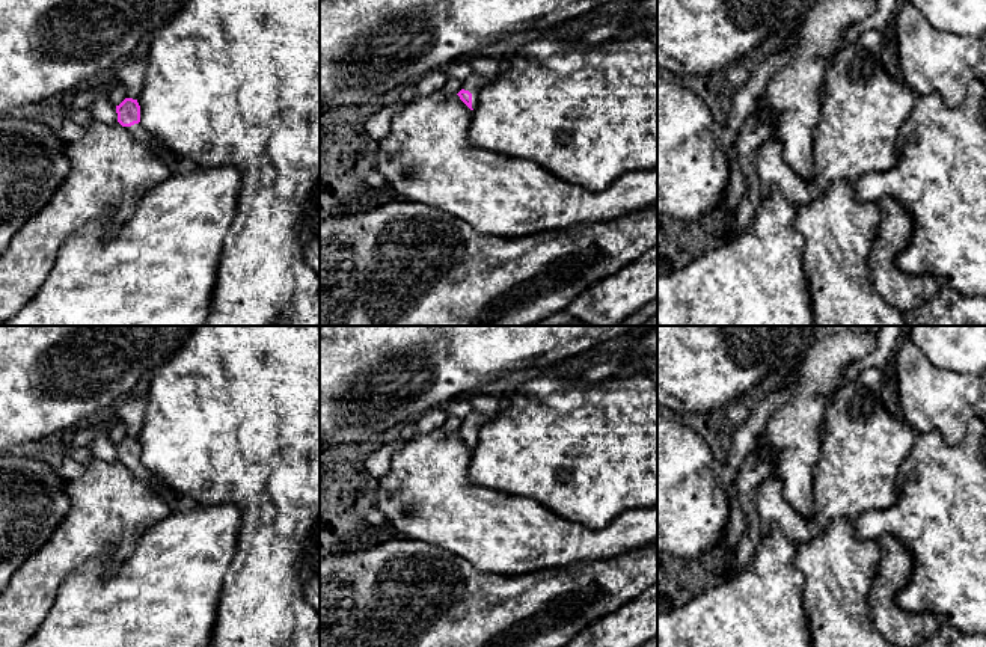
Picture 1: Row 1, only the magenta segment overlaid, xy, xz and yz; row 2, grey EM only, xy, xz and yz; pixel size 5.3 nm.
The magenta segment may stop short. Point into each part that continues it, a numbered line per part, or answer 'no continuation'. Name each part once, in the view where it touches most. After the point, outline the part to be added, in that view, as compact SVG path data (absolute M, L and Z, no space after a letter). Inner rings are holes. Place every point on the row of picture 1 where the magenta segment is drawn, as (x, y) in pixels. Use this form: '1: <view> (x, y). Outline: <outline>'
1: xz (474, 83). Outline: M472 72L467 78L463 80L461 89L469 90L472 94L472 109L476 107L479 101L479 94L484 87L487 87L490 83L498 80L501 72L496 75L481 75L476 72Z

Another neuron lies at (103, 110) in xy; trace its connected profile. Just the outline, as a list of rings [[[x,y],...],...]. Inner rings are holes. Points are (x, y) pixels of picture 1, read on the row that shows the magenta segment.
[[[101,94],[95,97],[87,109],[90,110],[95,121],[107,125],[118,124],[116,107],[110,103],[110,95]]]

